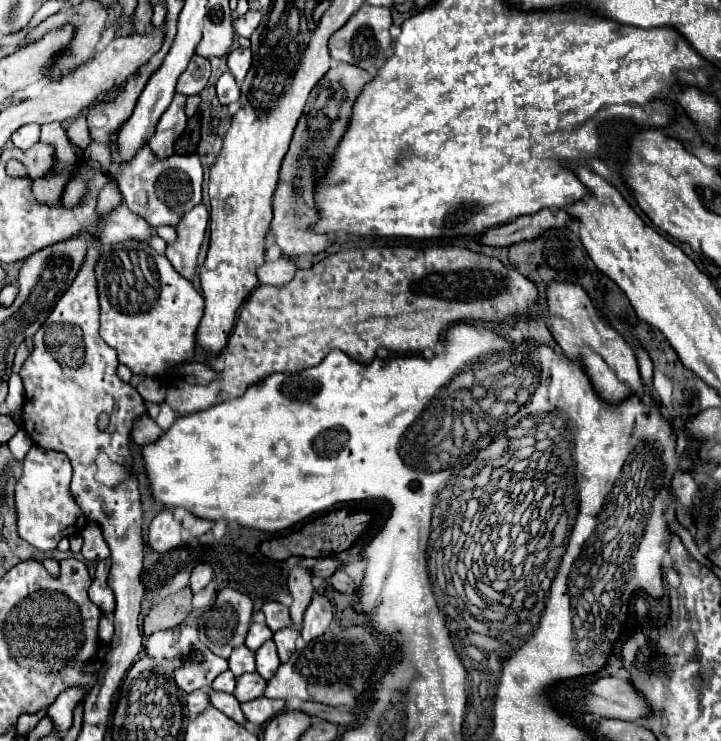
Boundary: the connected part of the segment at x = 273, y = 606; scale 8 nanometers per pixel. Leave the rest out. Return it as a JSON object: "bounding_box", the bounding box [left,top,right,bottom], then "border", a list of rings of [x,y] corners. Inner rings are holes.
{"bounding_box":[262,602,292,632],"border":[[[266,602],[262,606],[262,612],[266,614],[266,626],[276,632],[284,626],[292,626],[290,622],[290,614],[288,614],[288,608],[284,604],[278,604],[278,602]]]}

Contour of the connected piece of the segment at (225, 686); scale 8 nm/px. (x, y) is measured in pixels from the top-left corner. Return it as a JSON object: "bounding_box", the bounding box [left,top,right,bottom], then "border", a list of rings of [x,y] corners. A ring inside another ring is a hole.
{"bounding_box":[212,670,236,692],"border":[[[230,670],[222,672],[222,674],[216,676],[216,680],[212,682],[212,688],[214,688],[214,690],[220,690],[220,692],[234,692],[234,688],[236,688],[236,678],[234,678],[234,674],[230,674]]]}

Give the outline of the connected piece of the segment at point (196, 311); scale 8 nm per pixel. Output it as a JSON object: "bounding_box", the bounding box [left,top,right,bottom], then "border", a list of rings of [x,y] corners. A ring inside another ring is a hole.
{"bounding_box":[94,240,204,378],"border":[[[138,240],[118,242],[114,246],[102,246],[102,254],[94,270],[94,274],[98,274],[100,338],[118,352],[120,364],[126,364],[134,374],[164,378],[166,370],[170,370],[172,364],[182,364],[194,356],[194,334],[204,314],[204,298],[190,280],[182,278],[174,270],[166,256],[158,254],[154,248]]]}

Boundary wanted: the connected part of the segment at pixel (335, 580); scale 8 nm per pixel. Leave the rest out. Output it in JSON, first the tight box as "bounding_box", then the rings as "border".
{"bounding_box":[330,568,354,592],"border":[[[338,568],[334,576],[330,576],[330,582],[332,582],[332,588],[338,592],[354,592],[354,582],[342,568]]]}

